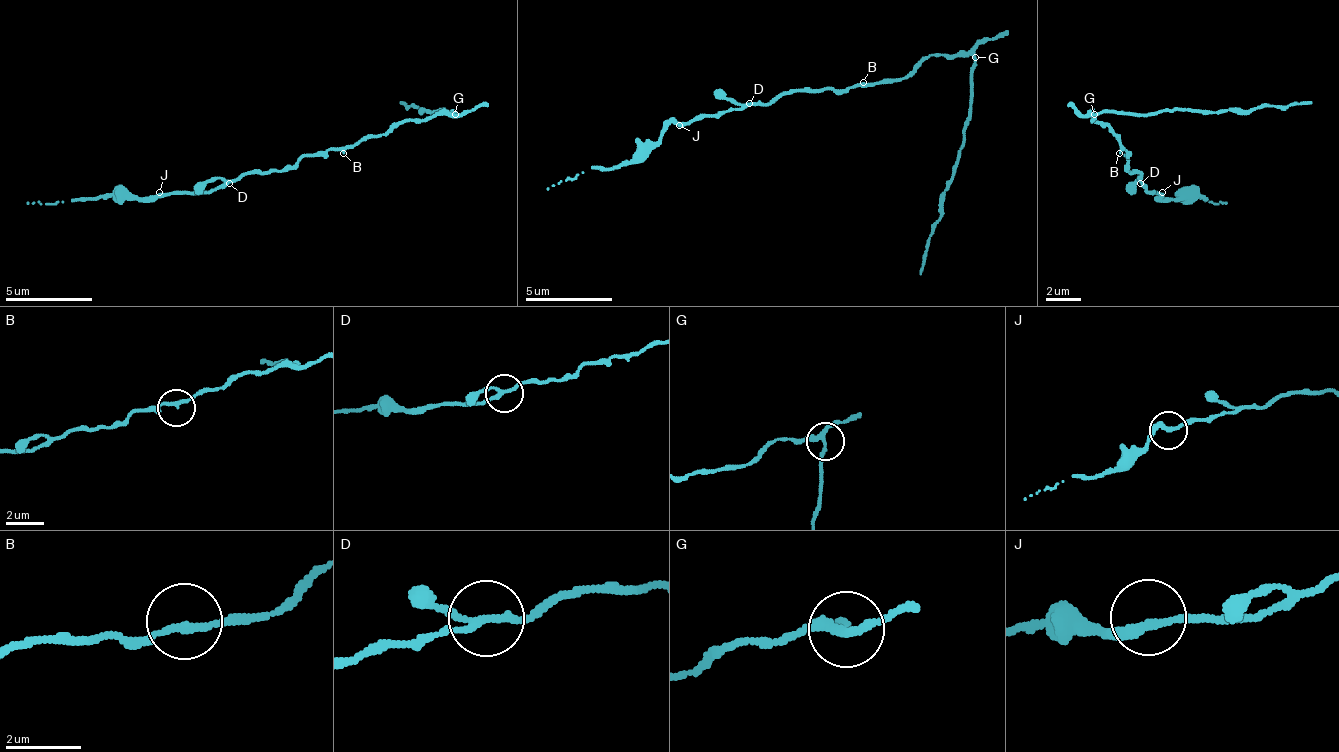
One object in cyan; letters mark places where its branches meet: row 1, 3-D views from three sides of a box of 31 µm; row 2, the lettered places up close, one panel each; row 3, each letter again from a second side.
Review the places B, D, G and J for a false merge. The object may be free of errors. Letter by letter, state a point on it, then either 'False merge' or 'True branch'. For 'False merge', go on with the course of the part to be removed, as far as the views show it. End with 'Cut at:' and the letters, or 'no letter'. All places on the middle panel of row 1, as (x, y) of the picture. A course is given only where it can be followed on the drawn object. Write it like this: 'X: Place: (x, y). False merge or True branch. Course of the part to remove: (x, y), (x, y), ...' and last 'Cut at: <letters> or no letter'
B: Place: (863, 82). True branch
D: Place: (749, 103). True branch
G: Place: (975, 57). False merge. Course of the part to remove: (976, 56), (972, 121), (919, 273)
J: Place: (679, 125). True branch
Cut at: G

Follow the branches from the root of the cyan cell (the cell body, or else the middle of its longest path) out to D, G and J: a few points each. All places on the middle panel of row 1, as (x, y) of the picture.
D: (863, 86), (845, 86), (841, 90), (784, 90), (767, 103), (749, 103)
G: (863, 86), (889, 82), (893, 77), (906, 77), (932, 56), (976, 56)
J: (863, 86), (845, 86), (841, 90), (784, 90), (767, 103), (740, 103), (727, 112), (692, 117), (679, 125)

